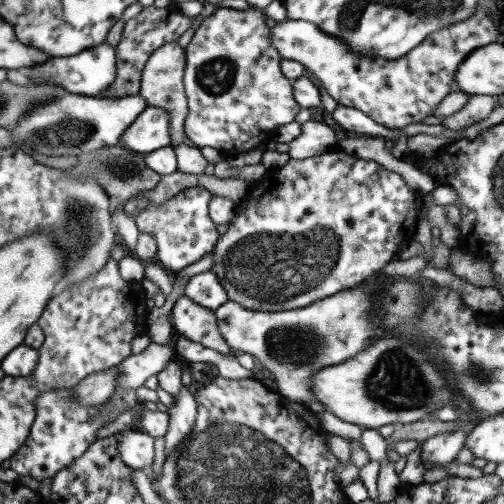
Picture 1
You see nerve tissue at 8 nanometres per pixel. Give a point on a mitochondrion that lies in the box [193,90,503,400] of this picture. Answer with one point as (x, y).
(271, 267)

